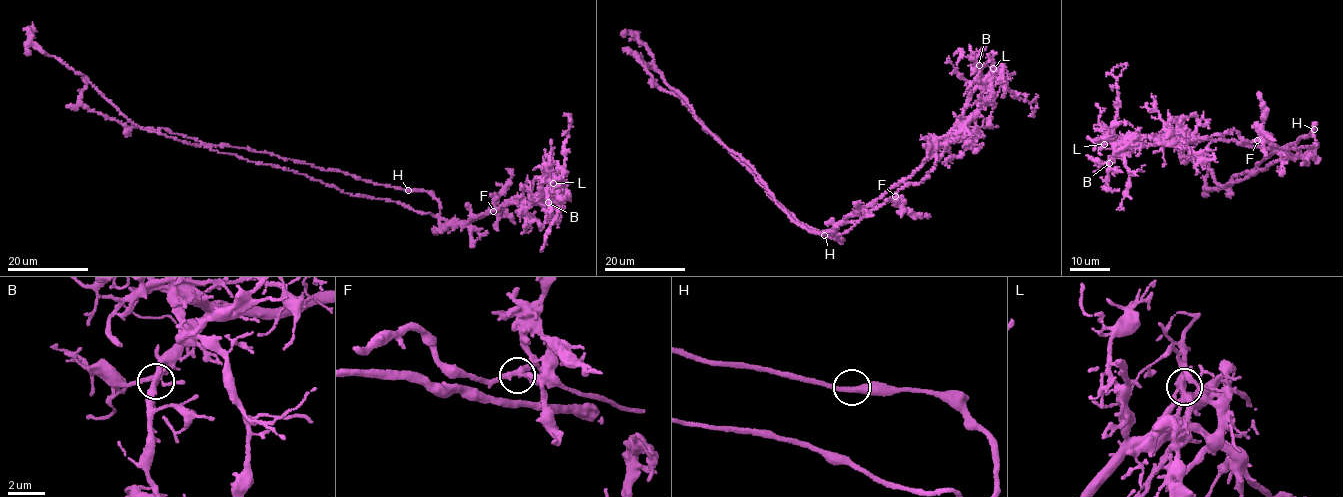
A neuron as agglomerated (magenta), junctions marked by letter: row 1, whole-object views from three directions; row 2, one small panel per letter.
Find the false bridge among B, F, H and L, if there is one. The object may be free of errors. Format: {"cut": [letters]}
{"cut": ["L"]}

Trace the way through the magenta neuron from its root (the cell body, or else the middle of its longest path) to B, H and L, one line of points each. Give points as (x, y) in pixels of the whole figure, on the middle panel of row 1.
B: (793, 220), (819, 233), (829, 230), (833, 237), (847, 217), (910, 177), (958, 121), (978, 85), (979, 65)
H: (793, 220), (819, 233), (829, 230), (832, 237), (843, 240), (824, 235)
L: (793, 220), (819, 233), (829, 230), (833, 237), (847, 217), (859, 214), (933, 156), (993, 68)

